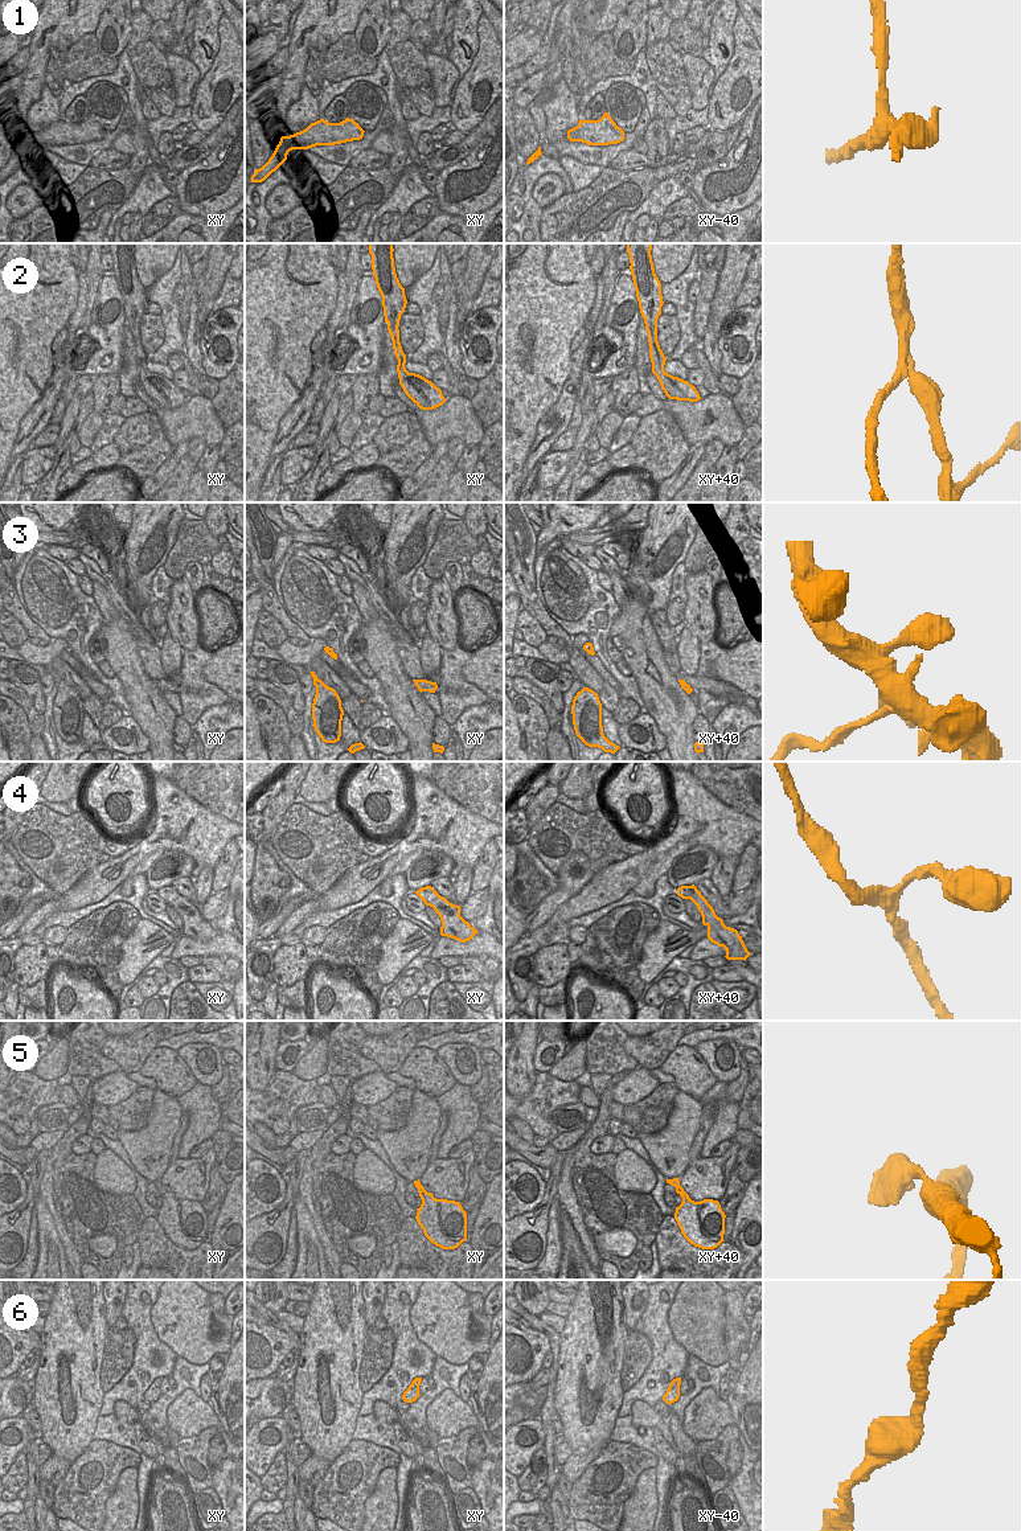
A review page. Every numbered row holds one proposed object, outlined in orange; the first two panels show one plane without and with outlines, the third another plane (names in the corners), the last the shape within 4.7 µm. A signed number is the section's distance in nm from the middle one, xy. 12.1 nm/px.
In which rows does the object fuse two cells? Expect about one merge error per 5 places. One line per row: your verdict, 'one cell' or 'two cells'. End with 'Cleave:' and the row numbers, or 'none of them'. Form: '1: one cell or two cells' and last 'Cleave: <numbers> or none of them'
1: one cell
2: two cells
3: one cell
4: one cell
5: one cell
6: one cell
Cleave: 2

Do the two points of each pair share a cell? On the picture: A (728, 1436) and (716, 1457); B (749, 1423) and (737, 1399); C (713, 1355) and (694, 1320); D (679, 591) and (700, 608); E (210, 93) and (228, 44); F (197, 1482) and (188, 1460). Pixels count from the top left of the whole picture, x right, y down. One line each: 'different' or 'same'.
A: same
B: same
C: same
D: different
E: same
F: same

